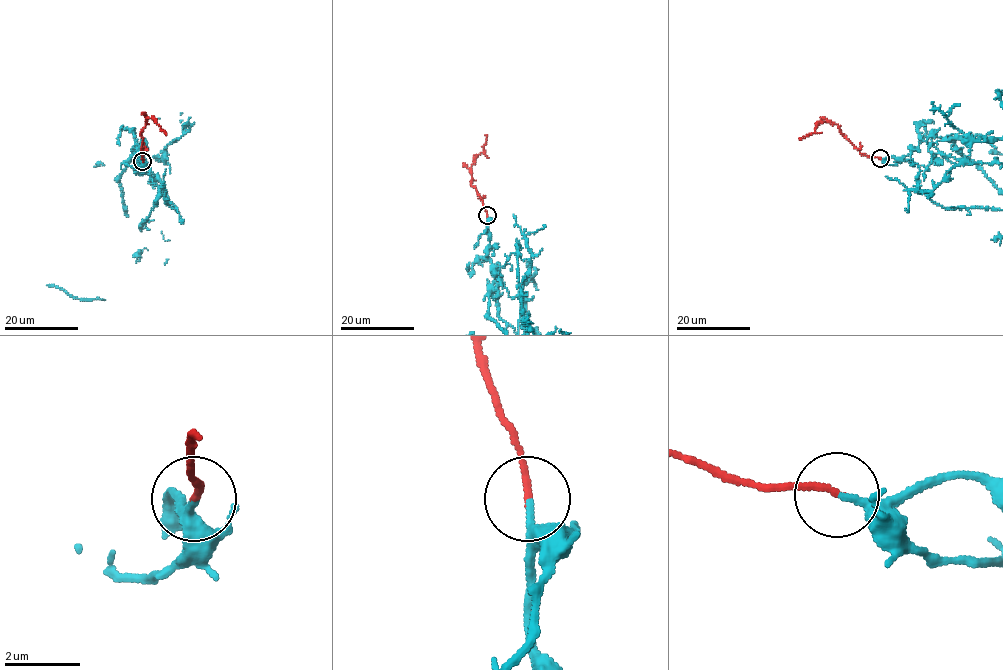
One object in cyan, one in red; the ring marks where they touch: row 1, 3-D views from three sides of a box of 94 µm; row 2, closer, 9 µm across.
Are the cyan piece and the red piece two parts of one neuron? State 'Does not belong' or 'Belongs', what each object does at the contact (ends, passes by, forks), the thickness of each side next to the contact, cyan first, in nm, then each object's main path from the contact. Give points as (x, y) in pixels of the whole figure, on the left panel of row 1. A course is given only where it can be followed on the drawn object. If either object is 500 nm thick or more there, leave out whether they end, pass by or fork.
Belongs. At the ring cyan ends. At the ring red ends. Thickness 190 nm (cyan) against 180 nm. Course of red: (142, 161), (140, 134), (146, 118), (151, 117), (165, 132)

